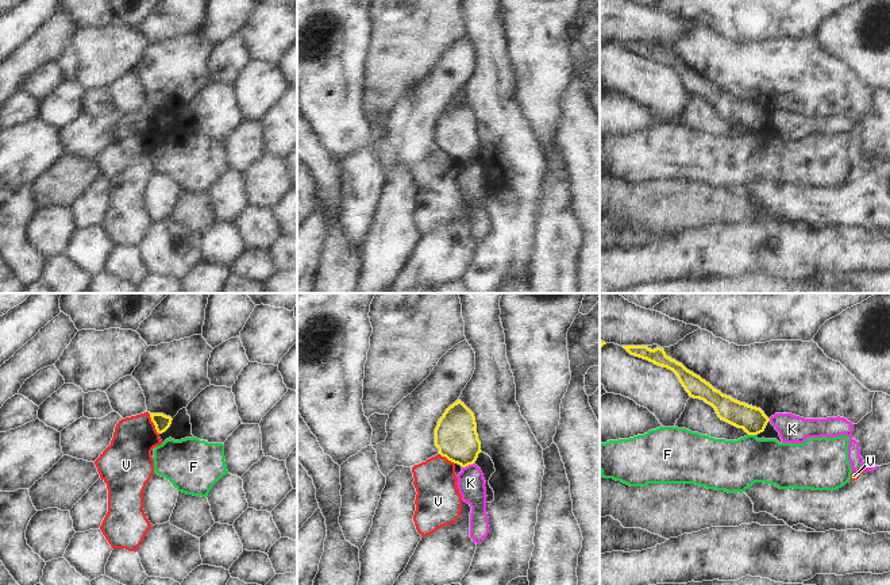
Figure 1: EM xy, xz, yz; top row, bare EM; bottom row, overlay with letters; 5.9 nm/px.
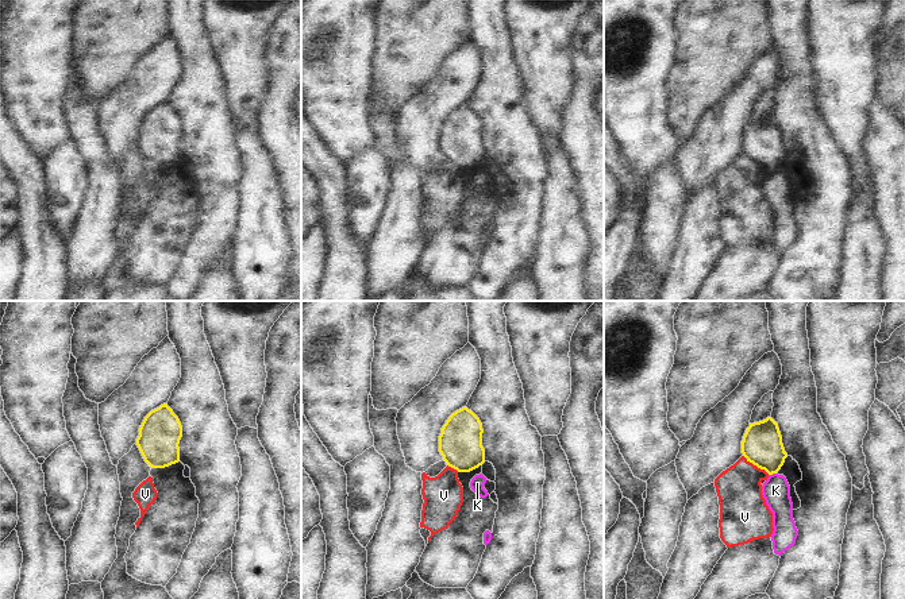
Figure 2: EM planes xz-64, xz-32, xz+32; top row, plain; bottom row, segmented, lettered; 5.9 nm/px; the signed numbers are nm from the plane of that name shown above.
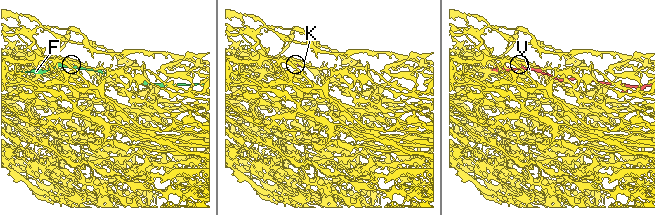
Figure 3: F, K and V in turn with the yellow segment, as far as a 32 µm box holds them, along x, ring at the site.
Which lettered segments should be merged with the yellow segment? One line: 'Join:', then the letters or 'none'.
Join: none

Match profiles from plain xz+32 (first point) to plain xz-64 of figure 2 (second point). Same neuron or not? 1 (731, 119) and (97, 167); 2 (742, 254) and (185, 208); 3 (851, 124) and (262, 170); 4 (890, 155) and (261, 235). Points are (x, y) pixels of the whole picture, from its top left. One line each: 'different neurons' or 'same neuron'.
1: different neurons
2: same neuron
3: different neurons
4: different neurons

